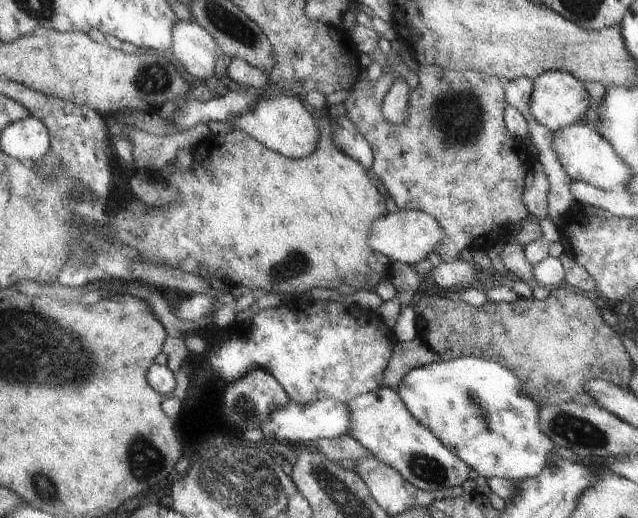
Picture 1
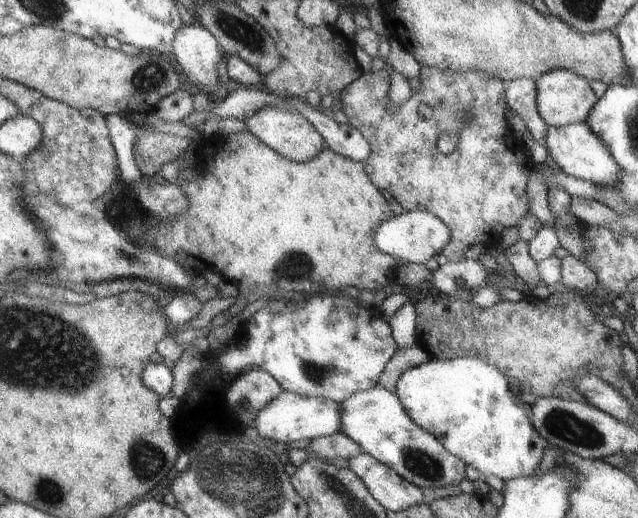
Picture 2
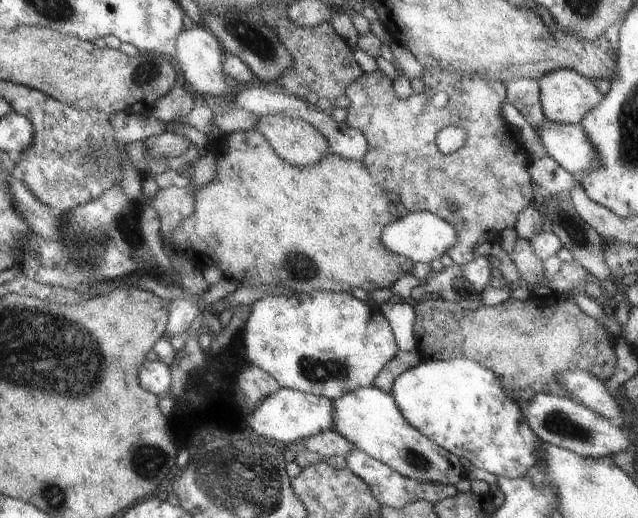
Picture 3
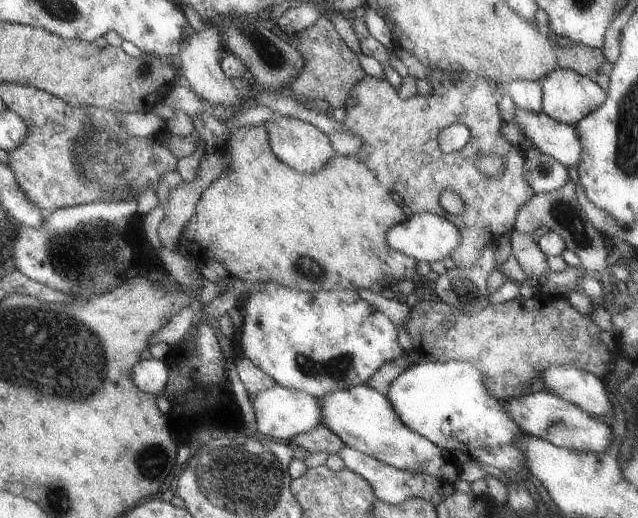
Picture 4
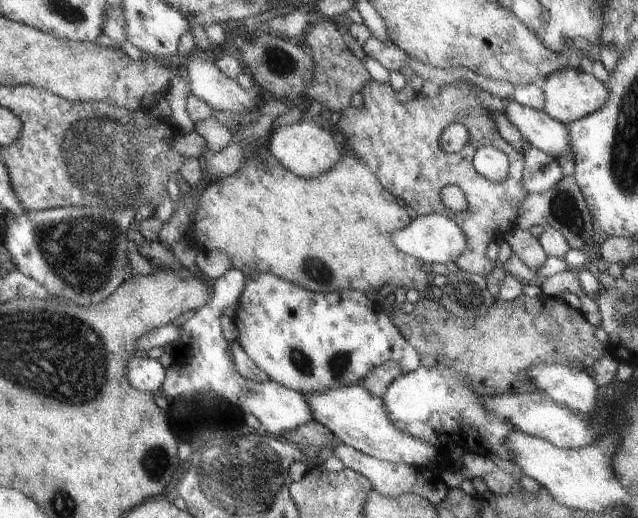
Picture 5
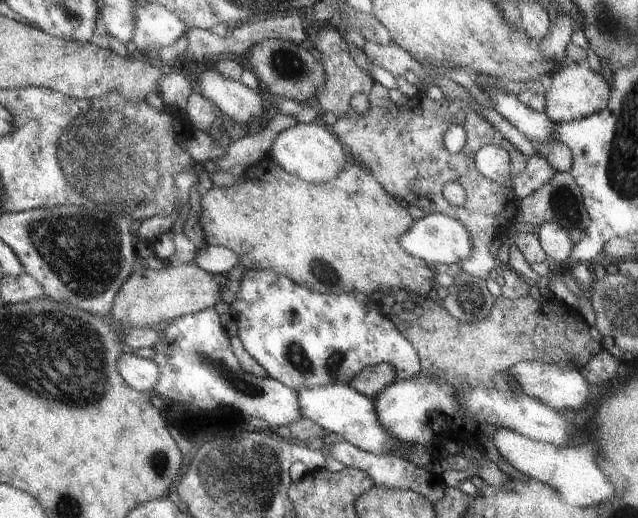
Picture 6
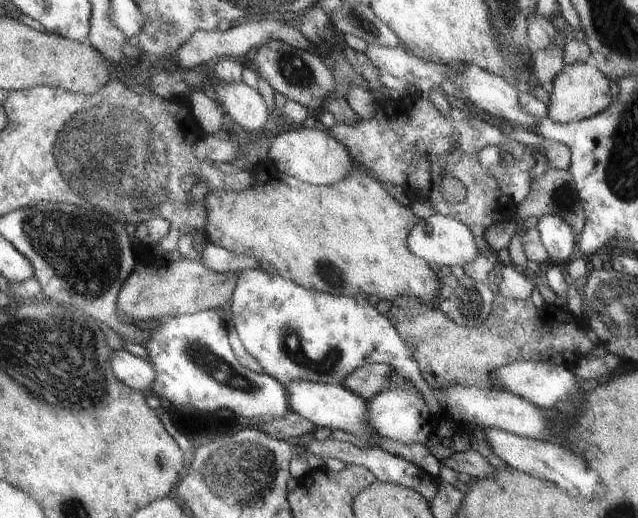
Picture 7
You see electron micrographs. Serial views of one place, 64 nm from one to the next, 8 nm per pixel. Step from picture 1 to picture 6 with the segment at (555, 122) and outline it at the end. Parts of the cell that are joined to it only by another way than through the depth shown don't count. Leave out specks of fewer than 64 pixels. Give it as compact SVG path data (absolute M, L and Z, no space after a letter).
M563 64L559 70L555 70L551 74L551 86L545 92L545 96L547 96L545 114L551 120L555 120L557 124L569 124L575 120L583 120L583 118L589 118L591 114L597 114L599 110L603 110L609 102L609 94L611 94L611 86L605 84L601 74L595 74L585 64L573 64L573 66Z

